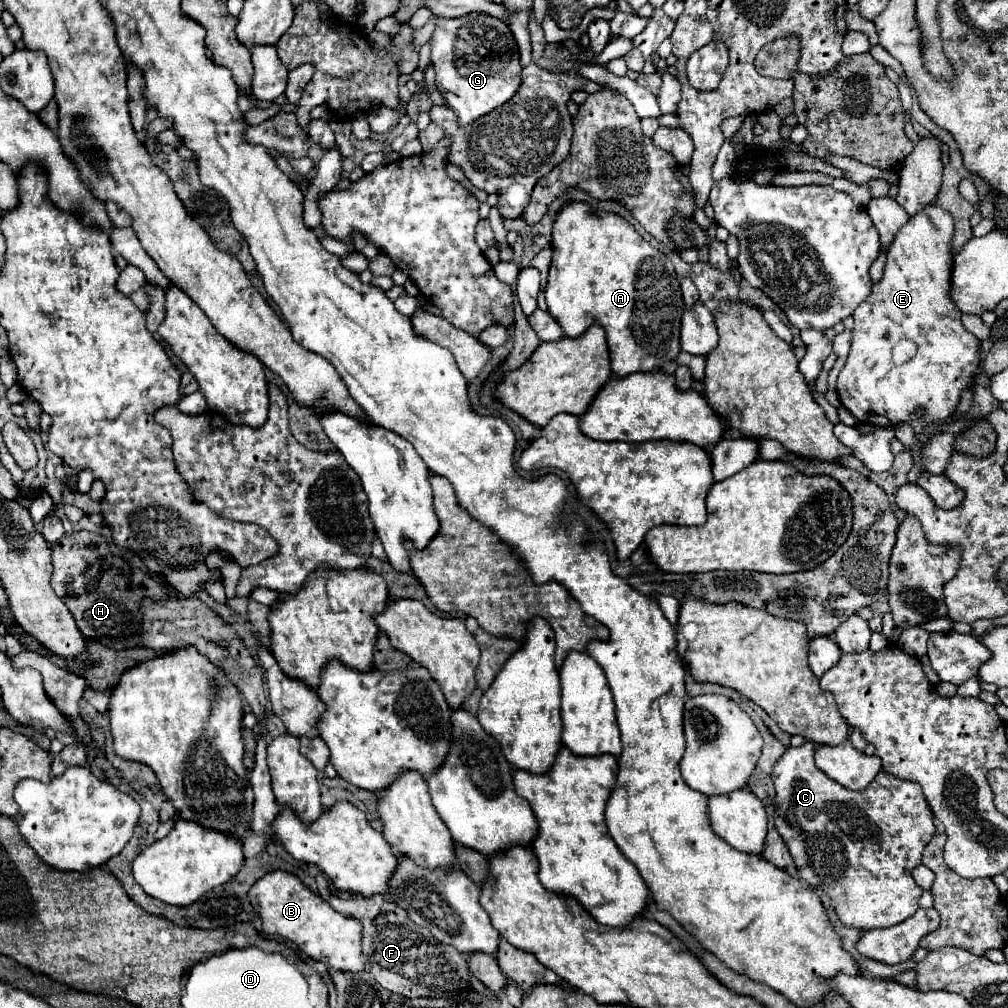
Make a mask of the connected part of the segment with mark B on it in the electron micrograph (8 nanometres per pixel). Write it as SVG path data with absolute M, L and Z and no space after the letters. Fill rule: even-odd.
M284 870L268 872L250 888L250 902L258 908L262 928L266 934L282 936L296 942L296 946L310 958L324 962L336 970L358 972L364 968L360 946L360 920L336 912L320 894L312 892L298 876Z

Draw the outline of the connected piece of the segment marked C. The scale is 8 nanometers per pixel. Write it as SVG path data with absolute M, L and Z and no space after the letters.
M804 742L798 748L788 748L774 764L772 772L776 786L774 826L794 858L798 876L832 900L834 912L848 928L866 932L900 924L920 908L918 902L922 888L914 882L912 870L920 866L924 846L934 836L934 816L928 808L926 798L922 796L920 784L898 780L882 768L878 772L878 778L874 778L868 788L862 792L850 792L816 768L814 748L814 742Z

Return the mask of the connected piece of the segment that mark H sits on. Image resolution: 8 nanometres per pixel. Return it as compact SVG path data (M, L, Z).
M88 530L64 534L62 540L52 544L52 566L50 586L68 604L76 602L76 610L70 612L80 632L114 650L140 646L142 618L138 616L138 602L144 596L160 600L168 594L162 584L152 580L132 562L114 556L104 536Z

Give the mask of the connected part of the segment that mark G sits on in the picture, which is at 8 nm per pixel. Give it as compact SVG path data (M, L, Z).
M486 14L440 18L438 28L432 34L432 66L436 72L436 86L440 88L446 106L458 116L460 126L506 104L522 82L518 44L510 28L502 20Z

